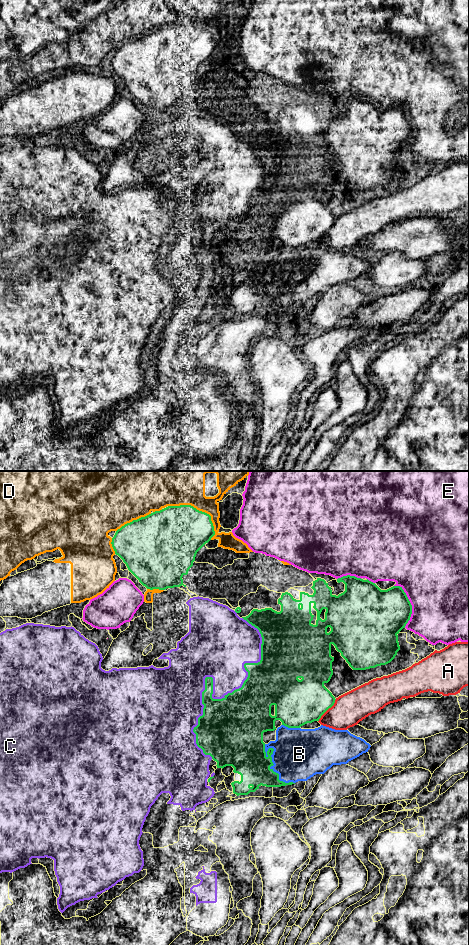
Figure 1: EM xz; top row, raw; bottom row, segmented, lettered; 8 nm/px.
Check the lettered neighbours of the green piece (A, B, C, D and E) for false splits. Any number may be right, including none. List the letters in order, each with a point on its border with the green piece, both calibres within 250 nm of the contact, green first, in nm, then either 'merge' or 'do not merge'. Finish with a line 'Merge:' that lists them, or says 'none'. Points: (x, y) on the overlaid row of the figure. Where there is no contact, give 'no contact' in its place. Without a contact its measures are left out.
A: xz (327, 709) | 360/260 nm | do not merge
B: xz (272, 765) | 320/420 nm | do not merge
C: xz (212, 698) | 440/340 nm | do not merge
D: xz (198, 510) | 440/360 nm | do not merge
E: xz (410, 604) | 400/480 nm | do not merge
Merge: none

